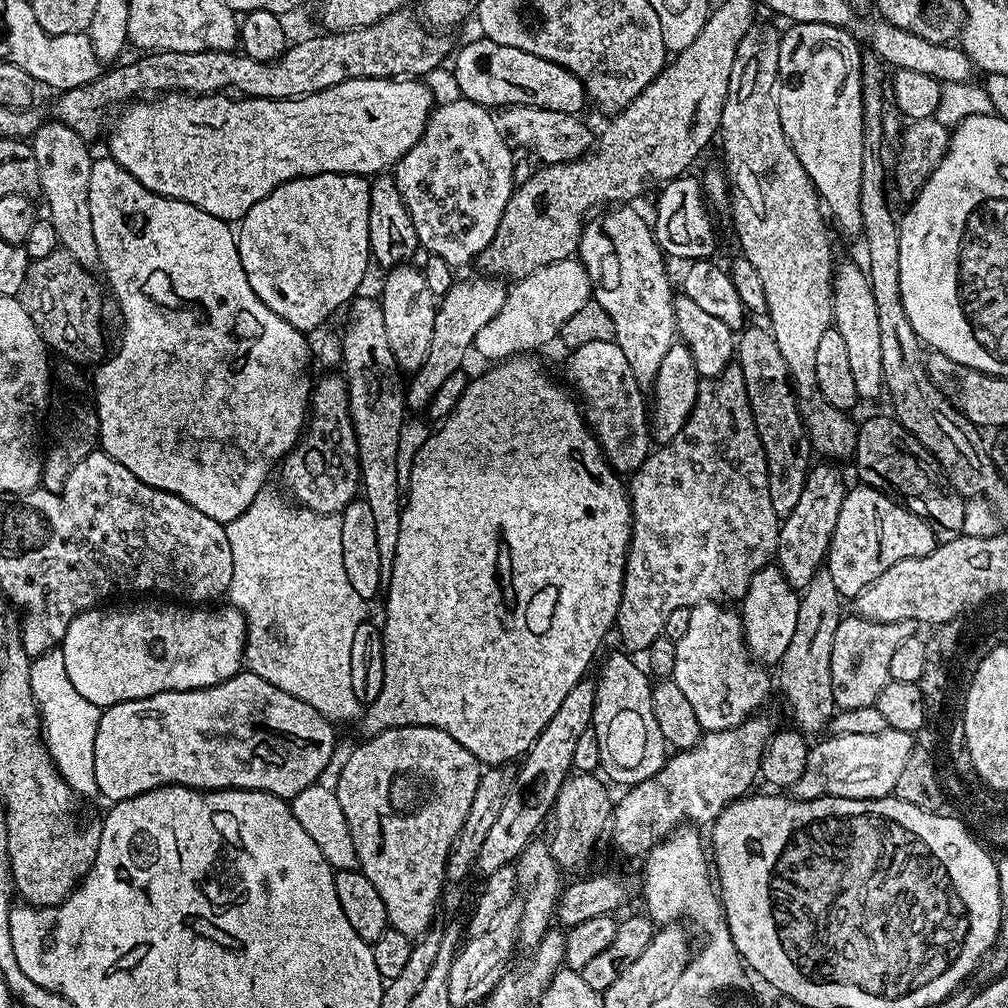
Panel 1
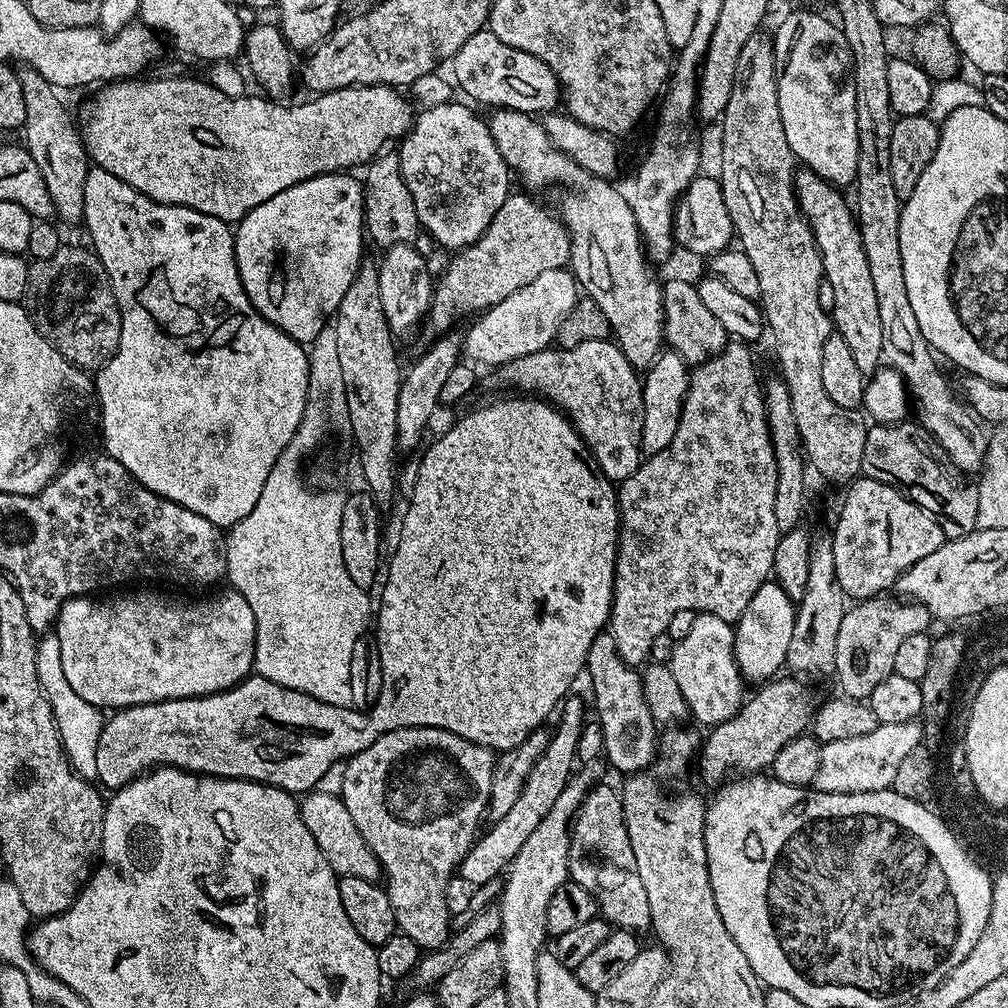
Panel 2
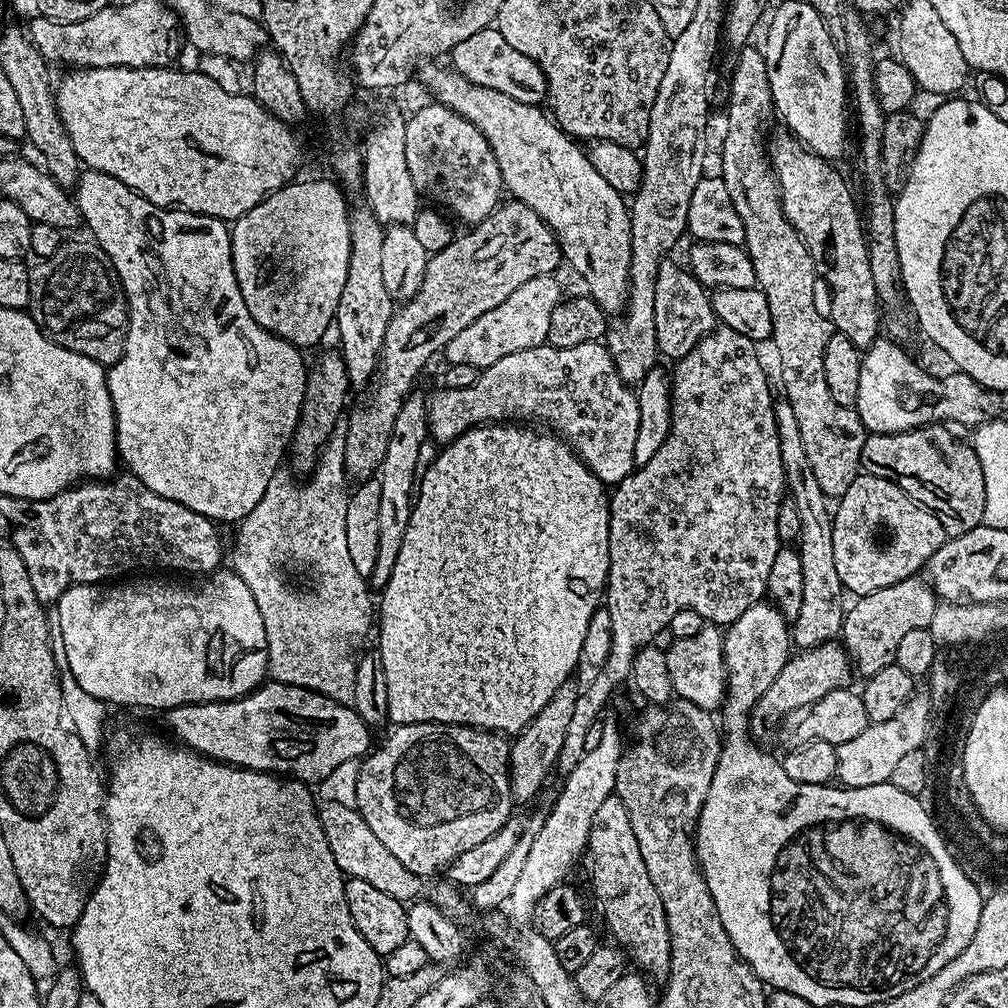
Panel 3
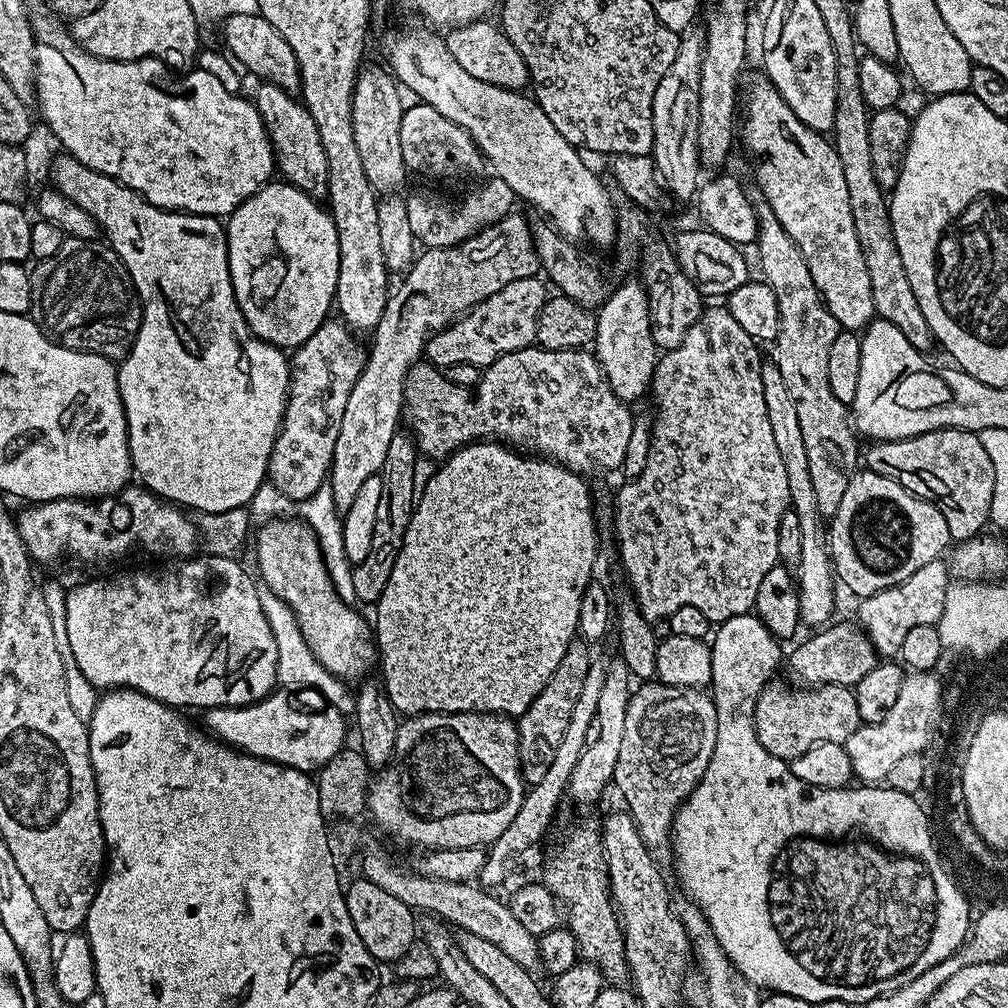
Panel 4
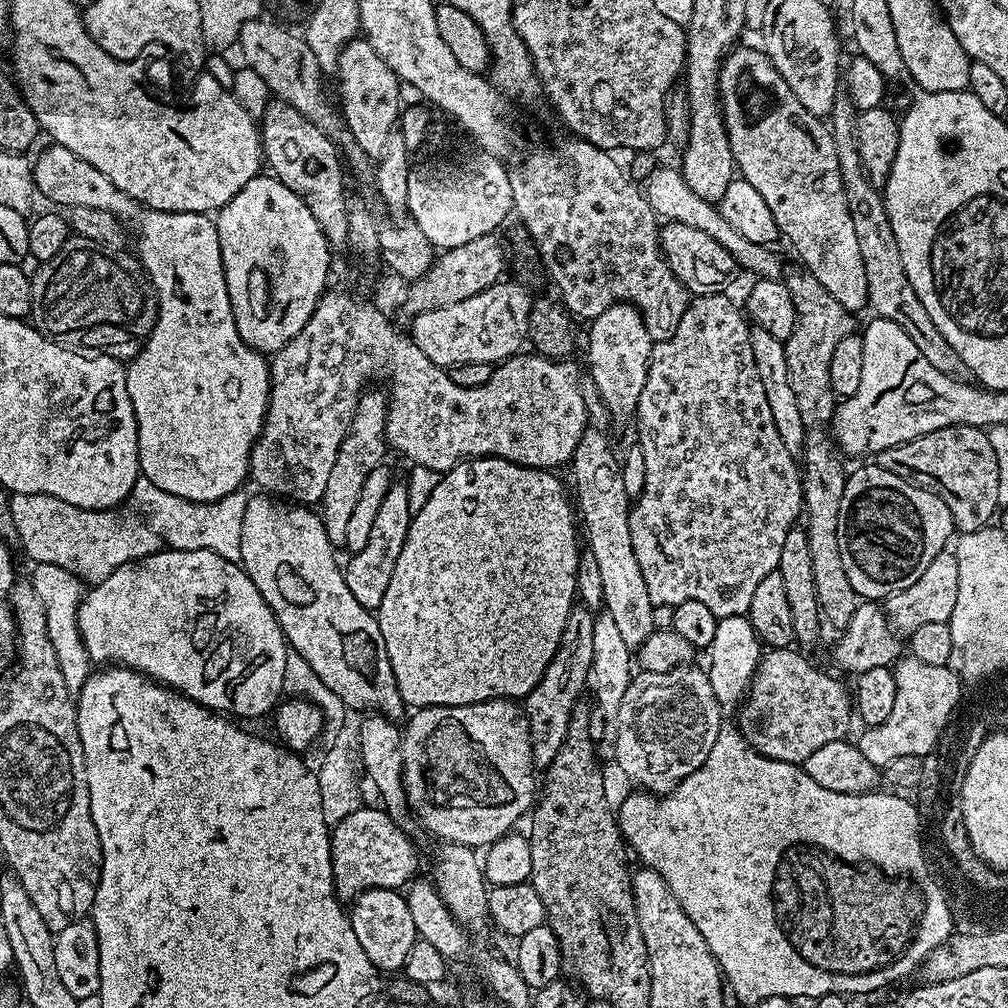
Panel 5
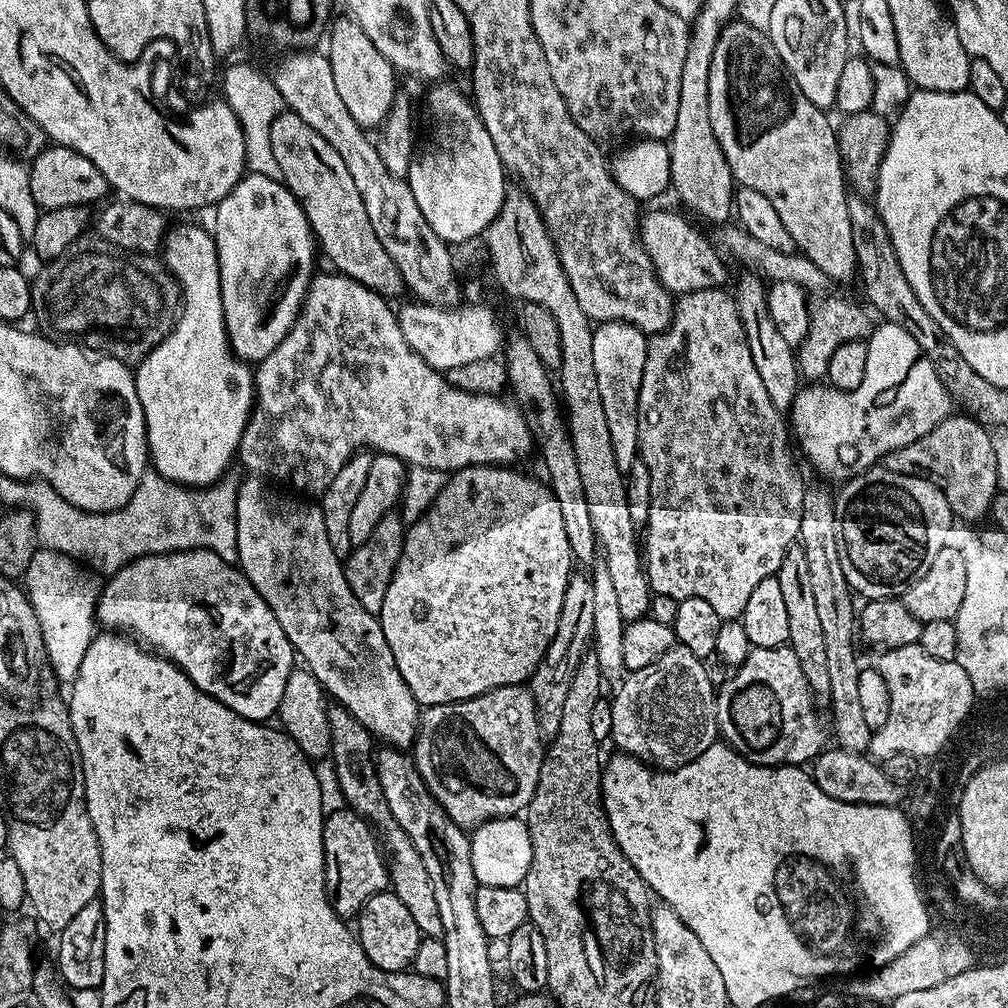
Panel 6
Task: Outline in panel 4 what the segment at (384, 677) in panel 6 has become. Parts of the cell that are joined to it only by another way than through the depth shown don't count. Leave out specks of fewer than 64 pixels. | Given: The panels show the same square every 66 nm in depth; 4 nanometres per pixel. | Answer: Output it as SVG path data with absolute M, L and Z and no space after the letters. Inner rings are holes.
M272 518L260 528L260 533L255 533L254 544L256 540L256 568L260 571L259 579L264 579L263 587L267 591L272 592L282 602L286 602L286 606L290 606L290 610L296 615L298 626L302 630L302 638L306 642L306 646L310 646L310 650L314 654L314 658L318 658L318 662L322 662L322 666L326 666L326 670L330 670L330 674L334 674L345 682L363 681L378 664L378 649L376 647L376 637L374 628L371 623L368 624L355 612L349 601L343 600L338 593L334 582L328 573L328 566L324 561L324 554L320 549L320 539L314 534L314 530L309 524L305 524L299 518Z

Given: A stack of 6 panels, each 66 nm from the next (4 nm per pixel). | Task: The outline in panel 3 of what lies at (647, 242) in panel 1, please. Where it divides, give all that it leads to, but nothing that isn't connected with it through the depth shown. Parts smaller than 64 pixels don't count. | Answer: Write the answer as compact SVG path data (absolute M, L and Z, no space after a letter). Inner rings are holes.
M425 62L418 69L418 79L432 92L435 103L445 104L482 130L494 158L498 158L498 170L502 174L504 187L509 193L512 191L511 199L530 206L530 210L534 210L534 214L538 214L538 218L550 226L560 244L563 259L567 263L569 260L573 270L584 279L584 284L588 287L585 288L587 295L598 302L600 309L606 314L623 313L624 306L628 303L632 241L632 218L625 197L614 190L614 186L610 186L610 182L606 182L598 170L594 170L587 151L561 130L543 107L518 102L506 94L498 94L498 90L471 84L461 72L448 66L439 68L436 64L439 63Z

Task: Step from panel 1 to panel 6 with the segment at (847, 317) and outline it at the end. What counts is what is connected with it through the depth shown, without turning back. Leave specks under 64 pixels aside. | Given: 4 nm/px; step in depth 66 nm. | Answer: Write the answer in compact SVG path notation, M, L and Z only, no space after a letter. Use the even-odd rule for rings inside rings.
M733 18L722 30L722 34L718 34L718 46L714 46L714 59L710 62L710 126L714 126L714 138L718 138L718 146L722 146L722 154L726 154L726 162L730 162L732 179L739 187L758 190L762 198L769 200L770 206L778 210L778 218L782 226L786 226L790 238L794 238L797 249L802 255L810 258L810 262L814 262L814 266L818 266L818 270L822 270L822 274L826 274L833 282L840 282L850 279L851 276L853 279L858 269L854 254L854 238L850 238L850 214L846 214L846 202L850 192L844 179L844 163L840 161L840 151L836 145L837 129L824 116L827 116L825 109L814 106L814 102L810 102L810 98L806 98L806 94L798 90L778 50L774 50L767 32L754 30L754 26L747 24L743 18Z

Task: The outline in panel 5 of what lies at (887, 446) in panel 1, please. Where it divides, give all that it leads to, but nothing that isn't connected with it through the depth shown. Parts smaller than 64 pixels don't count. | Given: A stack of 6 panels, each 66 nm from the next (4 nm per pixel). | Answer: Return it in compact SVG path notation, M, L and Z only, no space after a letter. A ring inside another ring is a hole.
M965 424L946 426L875 453L874 462L882 470L890 470L890 474L898 474L898 478L909 480L942 498L957 533L989 527L1001 507L998 461L985 429Z

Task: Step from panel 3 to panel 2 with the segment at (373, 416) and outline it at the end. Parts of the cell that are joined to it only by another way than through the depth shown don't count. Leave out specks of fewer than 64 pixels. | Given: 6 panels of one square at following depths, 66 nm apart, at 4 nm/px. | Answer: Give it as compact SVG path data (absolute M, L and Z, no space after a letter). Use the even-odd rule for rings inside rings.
M509 194L498 206L498 214L478 238L476 244L459 249L456 256L438 276L432 289L432 305L428 308L426 325L432 334L444 334L453 327L459 316L479 314L493 308L502 298L510 298L514 290L530 286L534 278L546 270L568 268L572 258L568 227L555 211L535 200L535 195Z

